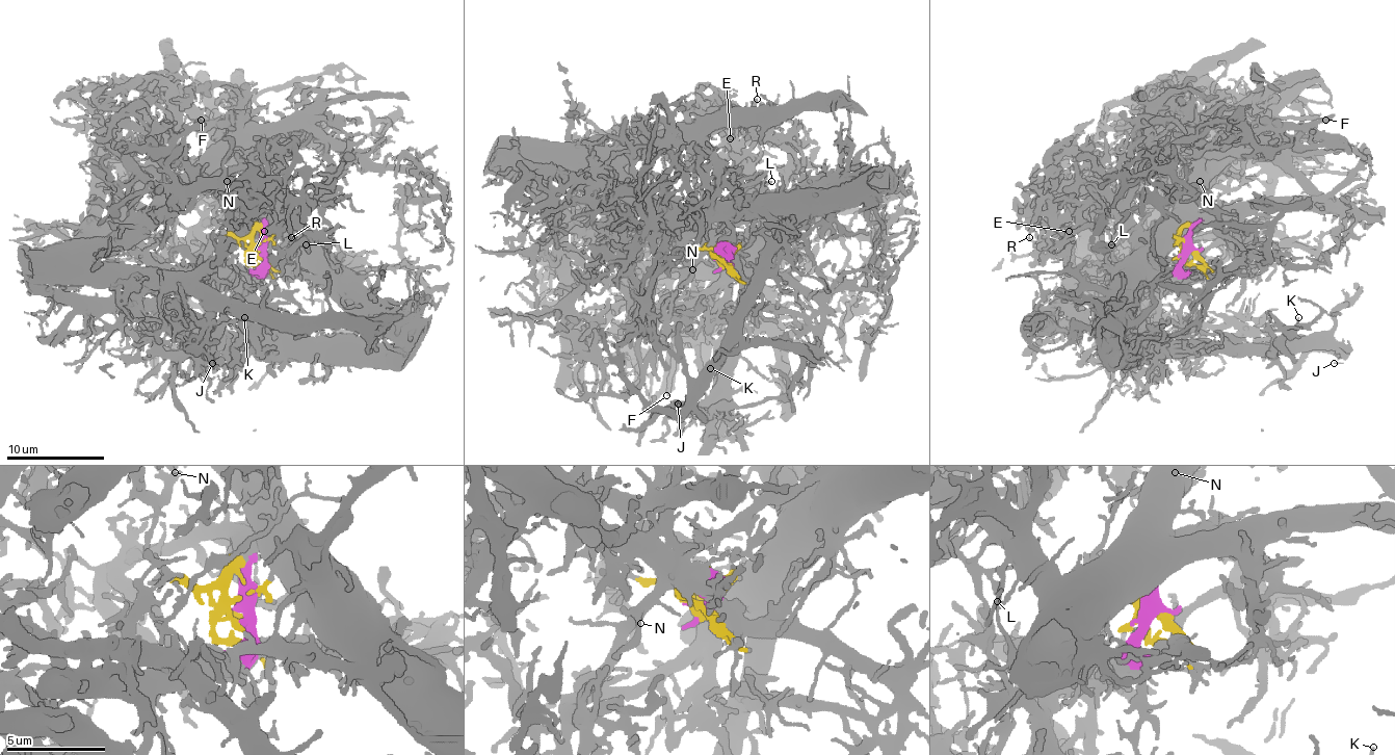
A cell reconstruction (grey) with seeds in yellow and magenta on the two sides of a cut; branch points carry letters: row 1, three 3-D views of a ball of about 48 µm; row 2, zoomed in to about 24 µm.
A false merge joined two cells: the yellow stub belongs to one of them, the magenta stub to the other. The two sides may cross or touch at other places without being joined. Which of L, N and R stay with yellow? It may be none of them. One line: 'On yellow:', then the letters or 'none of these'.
On yellow: L, N, R

